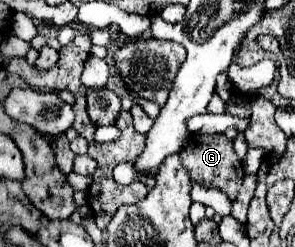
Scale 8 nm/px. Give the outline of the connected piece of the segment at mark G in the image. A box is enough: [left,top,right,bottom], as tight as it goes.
[181,134,243,200]

